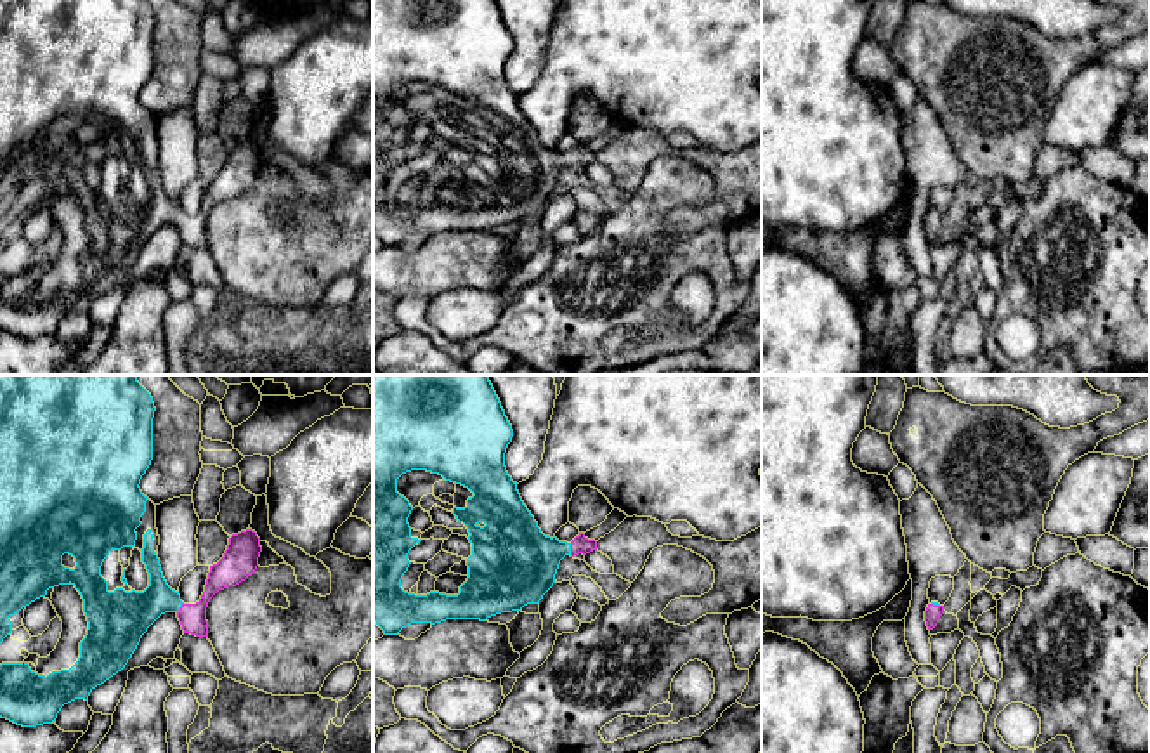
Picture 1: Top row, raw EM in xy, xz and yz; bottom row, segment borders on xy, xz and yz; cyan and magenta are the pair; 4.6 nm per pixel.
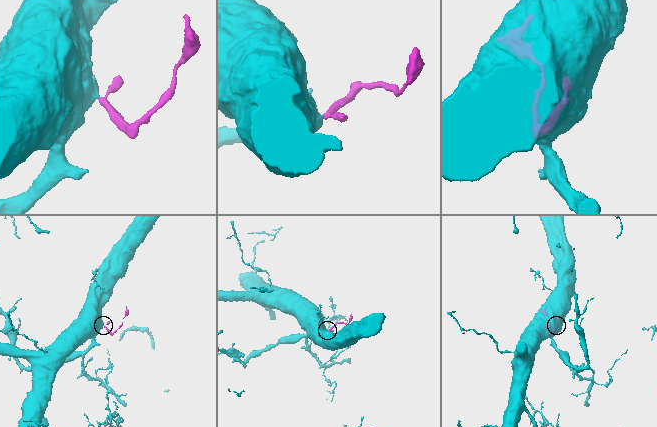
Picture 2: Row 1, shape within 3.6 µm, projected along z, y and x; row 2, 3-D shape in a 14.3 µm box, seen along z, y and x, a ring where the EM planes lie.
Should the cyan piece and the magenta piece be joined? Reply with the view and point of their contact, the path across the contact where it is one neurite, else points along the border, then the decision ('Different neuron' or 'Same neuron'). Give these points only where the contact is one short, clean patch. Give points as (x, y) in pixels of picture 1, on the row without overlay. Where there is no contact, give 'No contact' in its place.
Touches cyan at xz (569, 160). Path across: xz (517, 174), (550, 162), (569, 160), (580, 155). Same neuron

